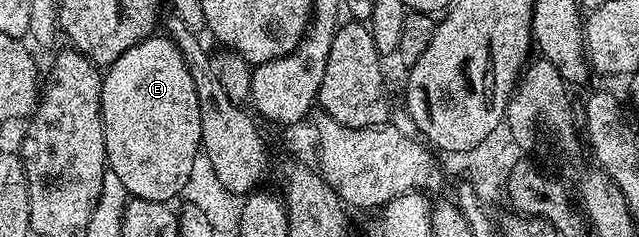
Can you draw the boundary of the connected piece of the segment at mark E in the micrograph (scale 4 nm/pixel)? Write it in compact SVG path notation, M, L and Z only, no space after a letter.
M152 35L129 47L106 70L101 91L105 151L110 172L121 179L131 197L162 203L182 194L192 174L194 159L201 150L201 111L197 103L197 87L189 67L170 36Z

